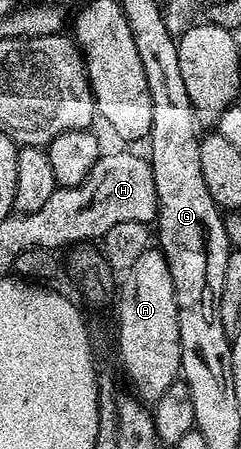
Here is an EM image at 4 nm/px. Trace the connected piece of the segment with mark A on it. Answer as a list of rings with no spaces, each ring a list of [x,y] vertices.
[[[151,247],[130,269],[124,270],[125,282],[120,282],[117,305],[117,349],[121,352],[121,363],[133,384],[132,392],[146,403],[156,403],[181,377],[181,340],[179,339],[179,319],[175,303],[175,283],[171,283],[171,271],[167,259],[160,248]]]

